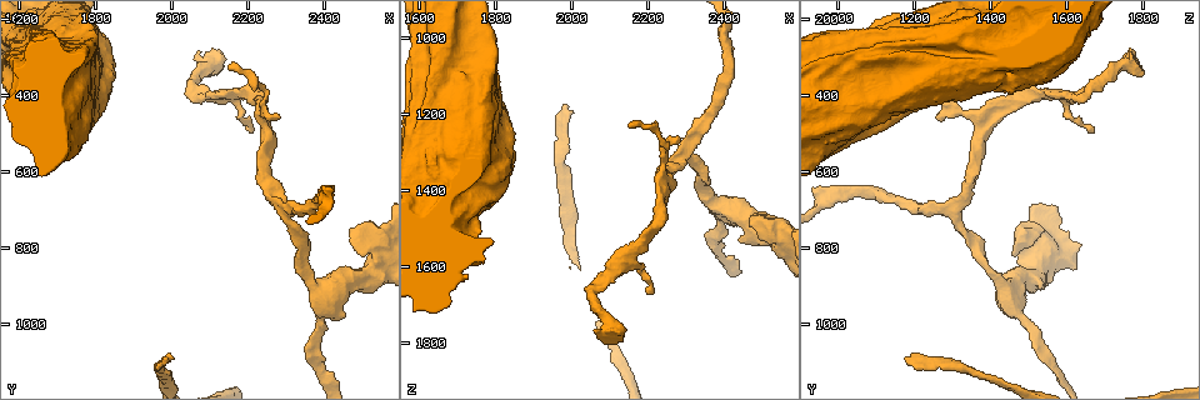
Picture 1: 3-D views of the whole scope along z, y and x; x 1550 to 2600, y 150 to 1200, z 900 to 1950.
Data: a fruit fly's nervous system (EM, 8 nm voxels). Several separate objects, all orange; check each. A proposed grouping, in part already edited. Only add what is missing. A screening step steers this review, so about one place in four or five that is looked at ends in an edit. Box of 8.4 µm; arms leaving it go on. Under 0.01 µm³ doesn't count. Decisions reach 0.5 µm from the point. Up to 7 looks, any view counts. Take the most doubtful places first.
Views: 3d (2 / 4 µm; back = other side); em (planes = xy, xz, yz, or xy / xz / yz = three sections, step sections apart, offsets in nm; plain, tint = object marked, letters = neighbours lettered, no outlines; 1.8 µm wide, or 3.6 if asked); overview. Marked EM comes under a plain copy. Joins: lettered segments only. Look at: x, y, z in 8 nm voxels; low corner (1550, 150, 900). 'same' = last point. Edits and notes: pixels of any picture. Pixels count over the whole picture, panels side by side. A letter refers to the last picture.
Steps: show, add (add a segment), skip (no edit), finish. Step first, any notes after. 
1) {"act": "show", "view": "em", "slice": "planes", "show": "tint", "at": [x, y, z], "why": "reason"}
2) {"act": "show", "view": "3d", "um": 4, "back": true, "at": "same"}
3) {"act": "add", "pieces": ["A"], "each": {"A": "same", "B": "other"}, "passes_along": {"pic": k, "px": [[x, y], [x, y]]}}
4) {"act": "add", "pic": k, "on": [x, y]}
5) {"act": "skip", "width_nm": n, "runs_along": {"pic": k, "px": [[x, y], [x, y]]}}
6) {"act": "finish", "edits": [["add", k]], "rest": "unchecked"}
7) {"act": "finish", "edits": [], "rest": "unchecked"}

{"act": "show", "view": "em", "slice": "xy", "step": 16, "show": "tint", "at": [2295, 715, 1310], "why": "abrupt turn"}

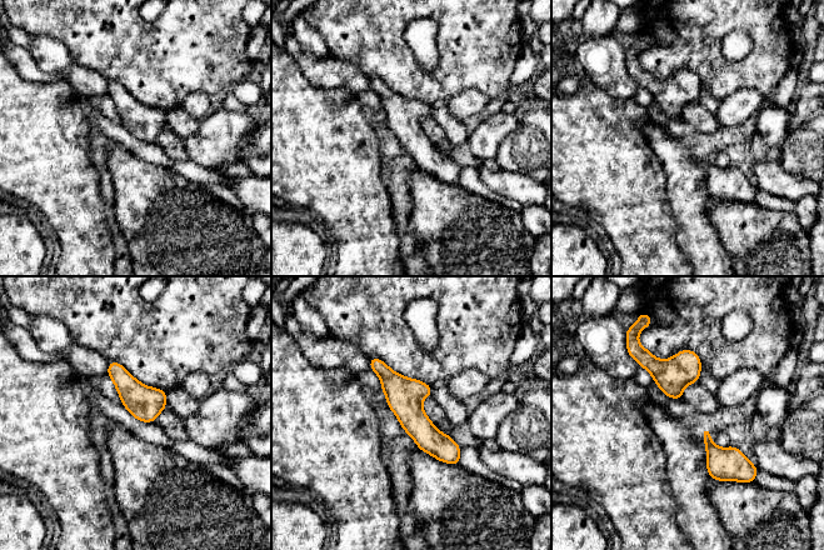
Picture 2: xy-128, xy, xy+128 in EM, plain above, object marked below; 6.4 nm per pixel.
{"act": "show", "view": "em", "slice": "planes", "show": "letters", "at": "same"}

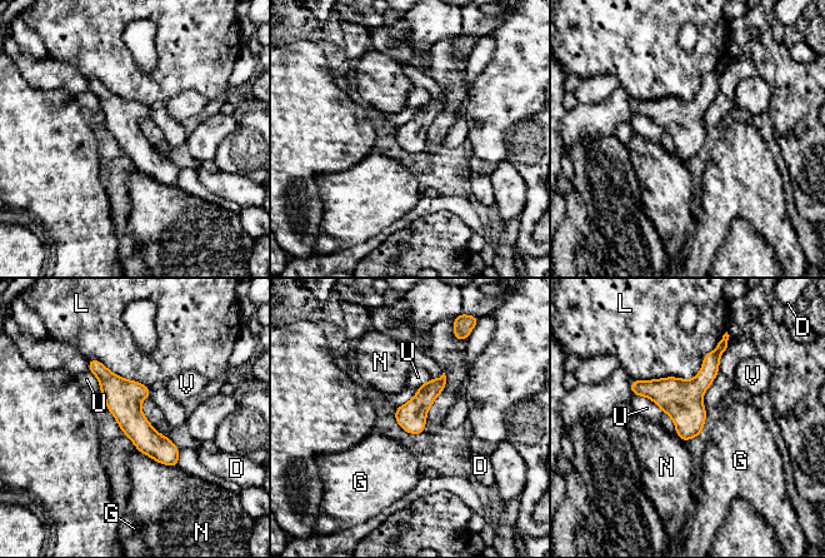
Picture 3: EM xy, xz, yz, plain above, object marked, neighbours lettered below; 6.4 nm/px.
{"act": "skip", "width_nm": 190, "each": {"D": "other", "G": "other", "L": "other", "N": "other", "U": "other", "V": "other"}, "runs_along": {"pic": 3, "px": [[91, 362], [175, 463]]}, "found": "none of them fits"}

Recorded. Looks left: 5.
{"act": "show", "view": "em", "slice": "yz", "step": 8, "show": "tint", "at": [2055, 400, 1655], "why": "sharp bend"}

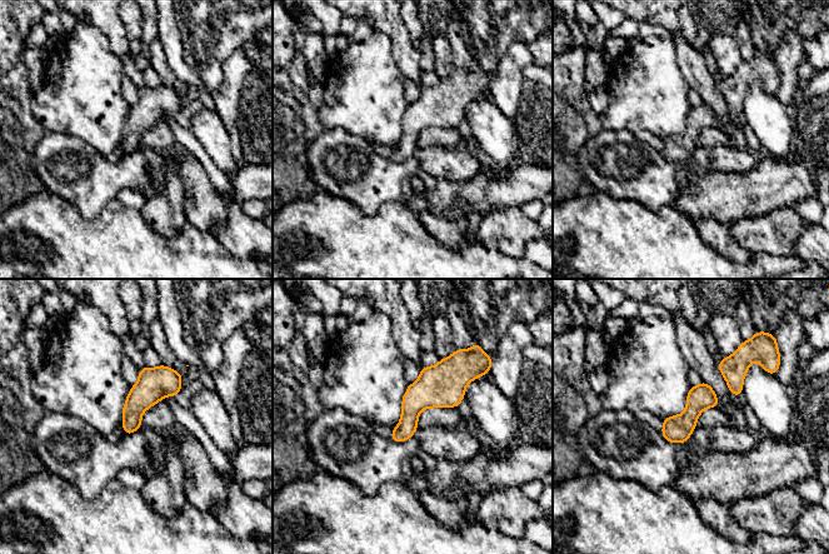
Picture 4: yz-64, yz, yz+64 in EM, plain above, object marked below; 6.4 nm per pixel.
{"act": "show", "view": "em", "slice": "planes", "show": "letters", "at": "same"}

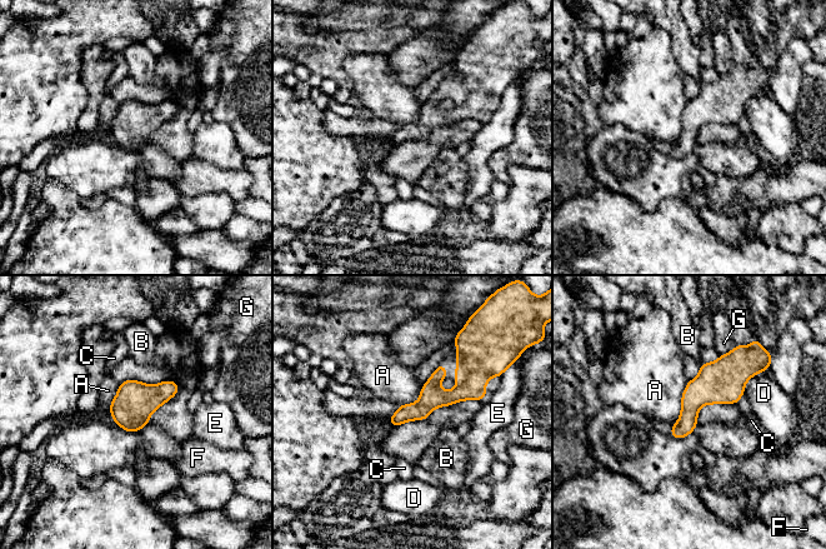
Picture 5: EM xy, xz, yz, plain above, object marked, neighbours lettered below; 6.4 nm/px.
{"act": "skip", "longest_contact_nm": ["A", 320], "each": {"A": "other", "B": "other", "C": "other", "D": "other", "E": "other", "F": "other", "G": "other"}, "border": {"pic": 5, "px": [[689, 380], [680, 418], [671, 427]]}, "found": "no lettered segment goes on from it"}

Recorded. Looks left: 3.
{"act": "show", "view": "em", "slice": "planes", "show": "letters", "at": [1985, 1100, 1170], "why": "tapers out"}

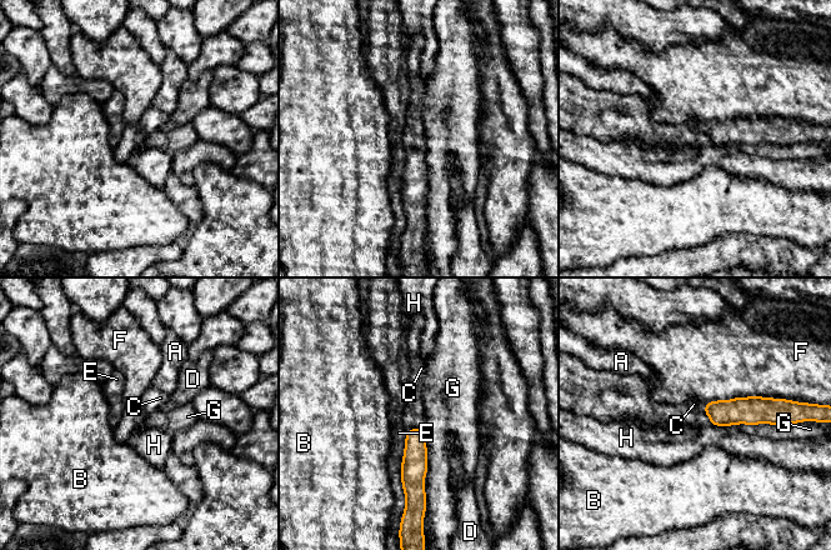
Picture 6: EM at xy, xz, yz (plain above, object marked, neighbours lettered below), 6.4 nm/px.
{"act": "add", "pic": 6, "on": [694, 404], "each": {"A": "other", "B": "other", "C": "same", "D": "other", "E": "other", "F": "other", "G": "other", "H": "other"}, "found": "it goes on there"}

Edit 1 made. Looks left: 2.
{"act": "finish", "edits": [["add", 6]], "rest": "unchecked"}

